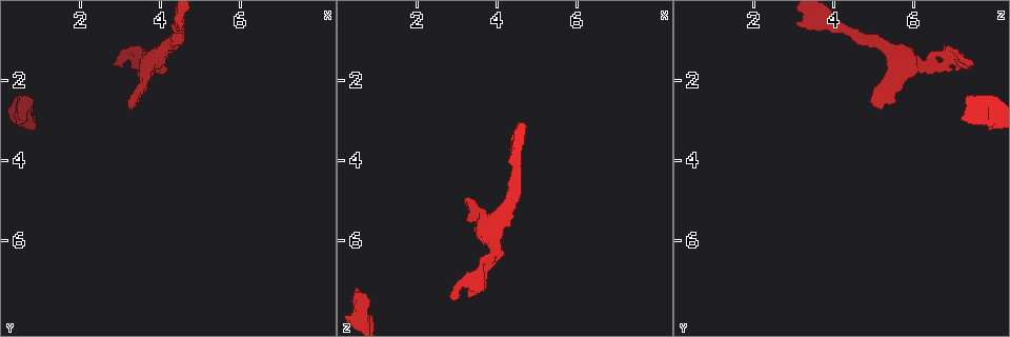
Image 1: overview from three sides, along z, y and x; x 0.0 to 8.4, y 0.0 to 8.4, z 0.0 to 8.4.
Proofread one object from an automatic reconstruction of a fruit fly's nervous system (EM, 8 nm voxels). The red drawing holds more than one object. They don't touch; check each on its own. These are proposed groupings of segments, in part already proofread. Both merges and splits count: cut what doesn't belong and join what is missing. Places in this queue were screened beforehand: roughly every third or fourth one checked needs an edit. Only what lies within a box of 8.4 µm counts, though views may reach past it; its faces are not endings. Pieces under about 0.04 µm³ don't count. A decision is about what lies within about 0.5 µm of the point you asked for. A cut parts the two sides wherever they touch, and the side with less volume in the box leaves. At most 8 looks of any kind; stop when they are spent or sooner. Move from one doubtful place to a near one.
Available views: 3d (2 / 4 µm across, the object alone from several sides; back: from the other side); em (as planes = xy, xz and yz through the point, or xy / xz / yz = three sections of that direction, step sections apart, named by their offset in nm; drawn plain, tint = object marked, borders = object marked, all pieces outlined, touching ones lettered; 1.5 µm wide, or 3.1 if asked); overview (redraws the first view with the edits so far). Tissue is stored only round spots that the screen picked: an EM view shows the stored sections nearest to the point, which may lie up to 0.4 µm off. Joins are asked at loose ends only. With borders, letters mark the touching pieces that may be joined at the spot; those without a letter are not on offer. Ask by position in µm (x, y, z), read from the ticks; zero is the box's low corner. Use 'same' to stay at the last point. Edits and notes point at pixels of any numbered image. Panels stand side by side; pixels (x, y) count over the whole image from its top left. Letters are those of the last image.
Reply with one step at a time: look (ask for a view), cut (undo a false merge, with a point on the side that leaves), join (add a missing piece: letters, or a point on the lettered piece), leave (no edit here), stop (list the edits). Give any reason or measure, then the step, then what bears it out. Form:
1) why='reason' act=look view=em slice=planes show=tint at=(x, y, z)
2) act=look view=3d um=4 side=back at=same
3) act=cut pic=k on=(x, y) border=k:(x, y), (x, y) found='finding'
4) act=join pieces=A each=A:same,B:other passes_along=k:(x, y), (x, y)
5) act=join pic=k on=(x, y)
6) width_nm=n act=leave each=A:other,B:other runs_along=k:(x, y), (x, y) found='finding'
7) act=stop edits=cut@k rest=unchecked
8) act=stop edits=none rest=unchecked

act=look view=3d um=4 at=(3.25, 2.60, 4.95)

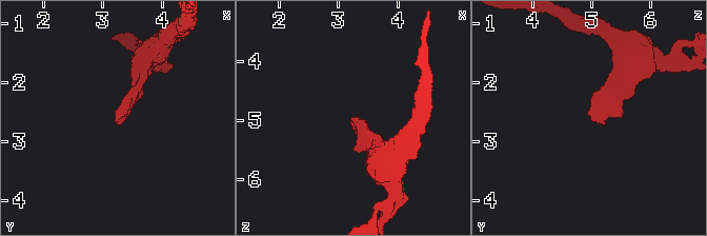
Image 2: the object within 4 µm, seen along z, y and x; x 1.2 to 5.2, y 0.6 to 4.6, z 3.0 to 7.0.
act=look view=em slice=planes show=borders at=(3.25, 2.60, 4.95)

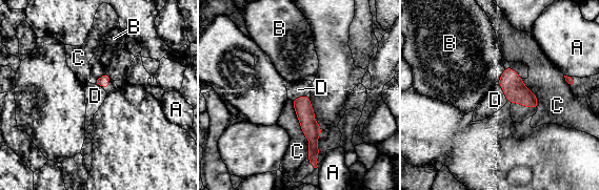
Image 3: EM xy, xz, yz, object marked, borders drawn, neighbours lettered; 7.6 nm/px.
act=join pieces=D each=A:other,B:other,C:other,D:same found='it goes on there'

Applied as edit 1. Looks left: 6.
why='narrows sharply' act=look view=em slice=planes show=tint at=(3.55, 1.30, 6.65)

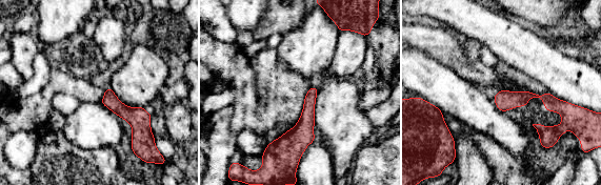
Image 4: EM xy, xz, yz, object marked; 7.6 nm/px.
act=look view=em slice=planes show=borders at=same

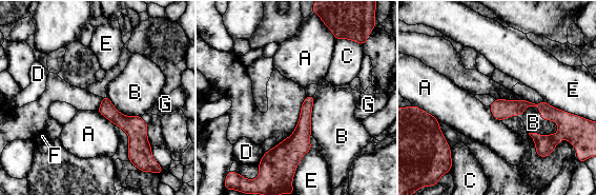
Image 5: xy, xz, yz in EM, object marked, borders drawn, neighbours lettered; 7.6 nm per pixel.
act=leave each=A:other,B:other,C:other,D:other,E:other,F:other,G:other border=5:(516, 115), (536, 106), (558, 130) found='one neuron here'

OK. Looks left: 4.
why='branch stops here' act=look view=em slice=planes show=plain at=(4.50, 0.60, 3.10)

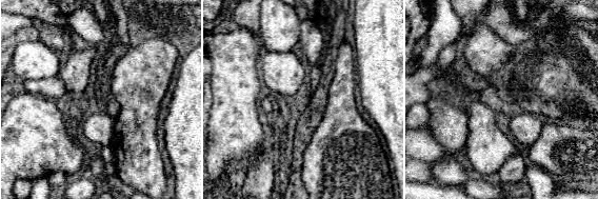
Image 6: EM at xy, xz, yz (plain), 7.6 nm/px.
why='what lies round it' act=look view=em slice=planes show=borders at=same

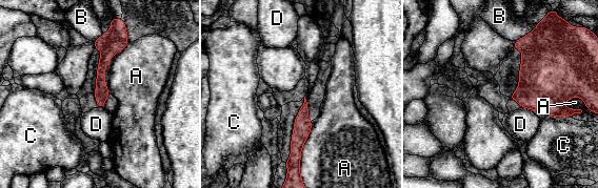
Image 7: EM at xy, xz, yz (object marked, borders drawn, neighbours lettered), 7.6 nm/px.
act=leave each=A:other,B:other,C:other,D:other border=7:(128, 42), (105, 67), (108, 92) found='no lettered piece goes on from it'

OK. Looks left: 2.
act=stop edits=join@3 rest=unchecked

